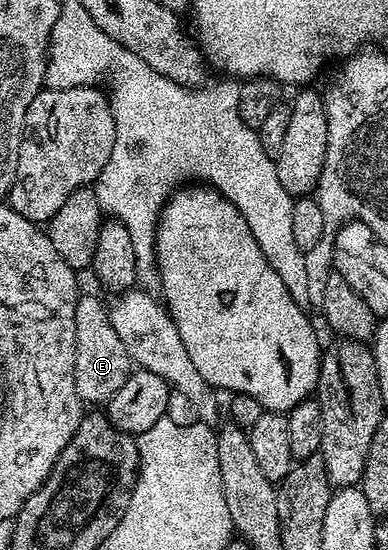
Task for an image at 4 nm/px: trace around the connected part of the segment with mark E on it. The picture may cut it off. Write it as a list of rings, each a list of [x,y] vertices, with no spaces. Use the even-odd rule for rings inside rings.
[[[82,295],[77,301],[75,310],[75,342],[77,343],[77,357],[75,370],[77,381],[75,390],[82,401],[93,403],[93,406],[104,405],[123,382],[127,382],[131,371],[131,361],[123,342],[115,332],[109,320],[109,309],[97,296]]]

